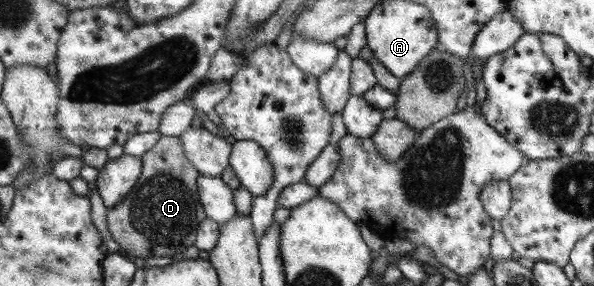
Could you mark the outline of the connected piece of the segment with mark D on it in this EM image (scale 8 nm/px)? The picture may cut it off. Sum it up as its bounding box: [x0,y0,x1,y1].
[106,135,206,260]

